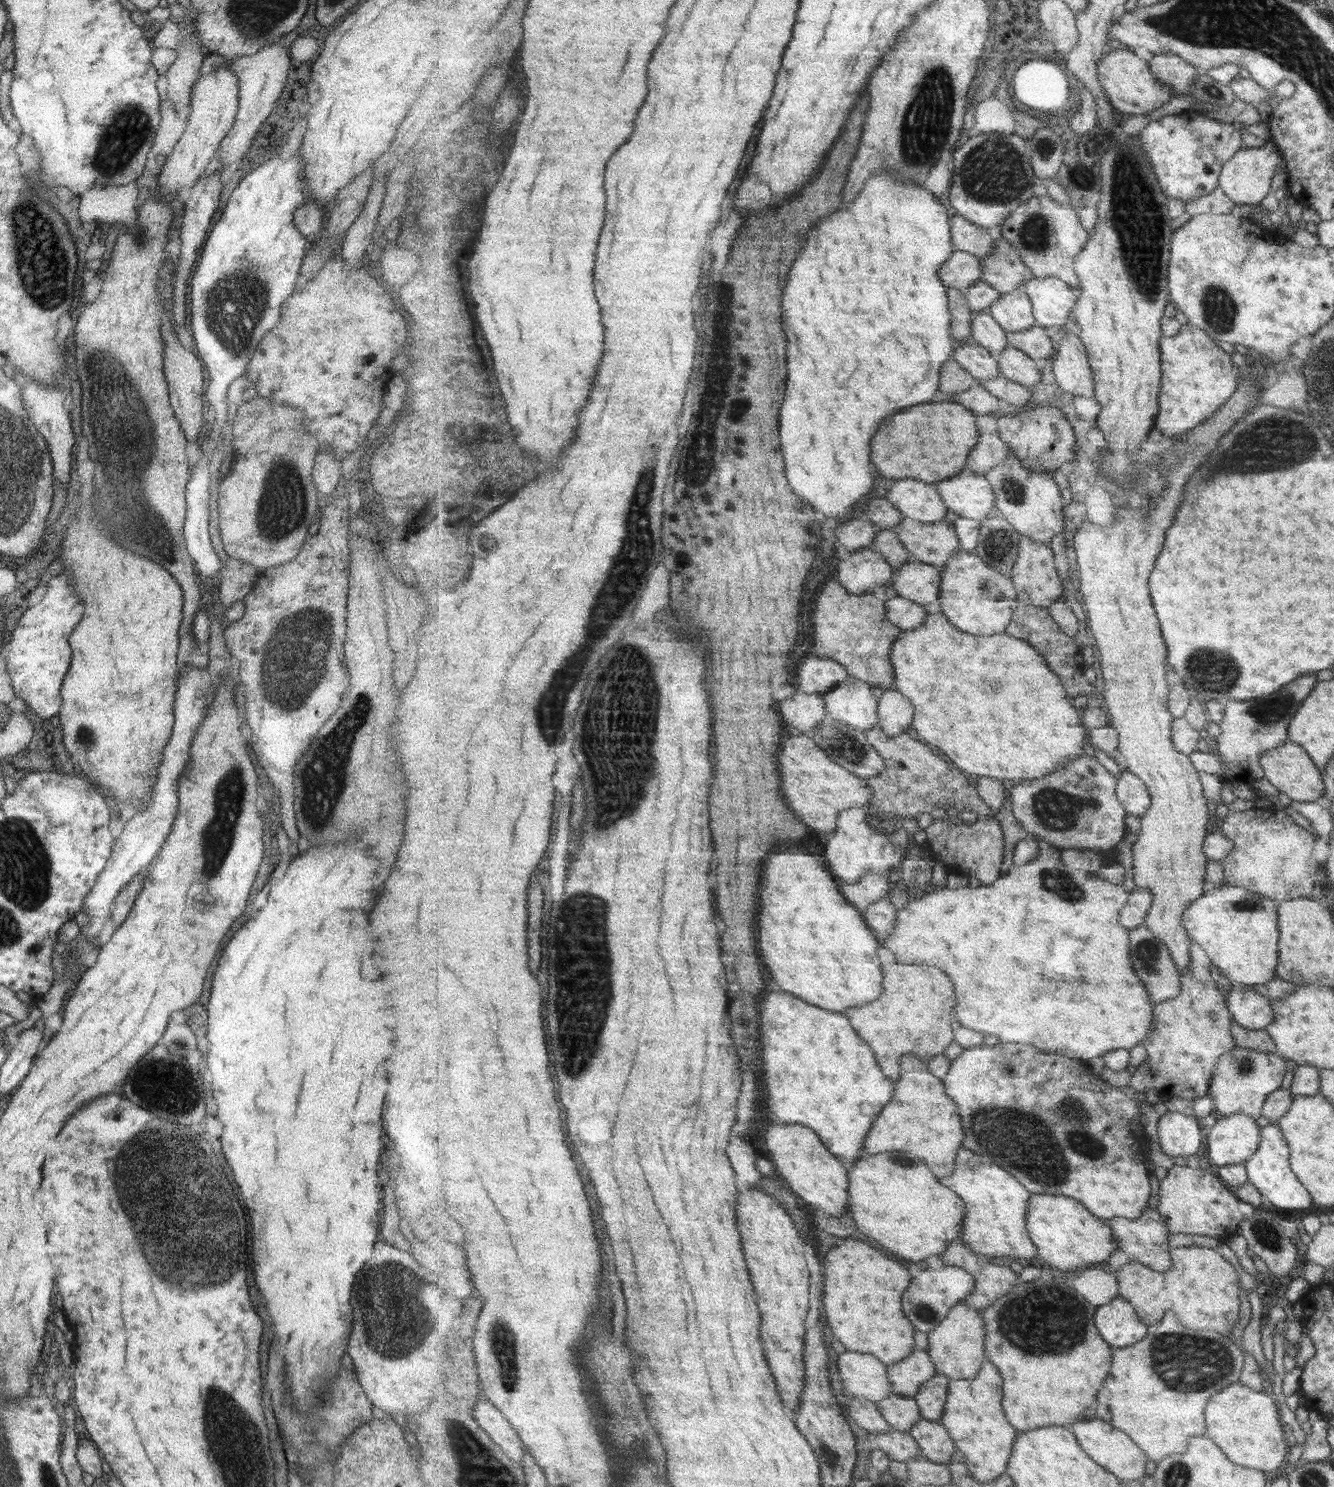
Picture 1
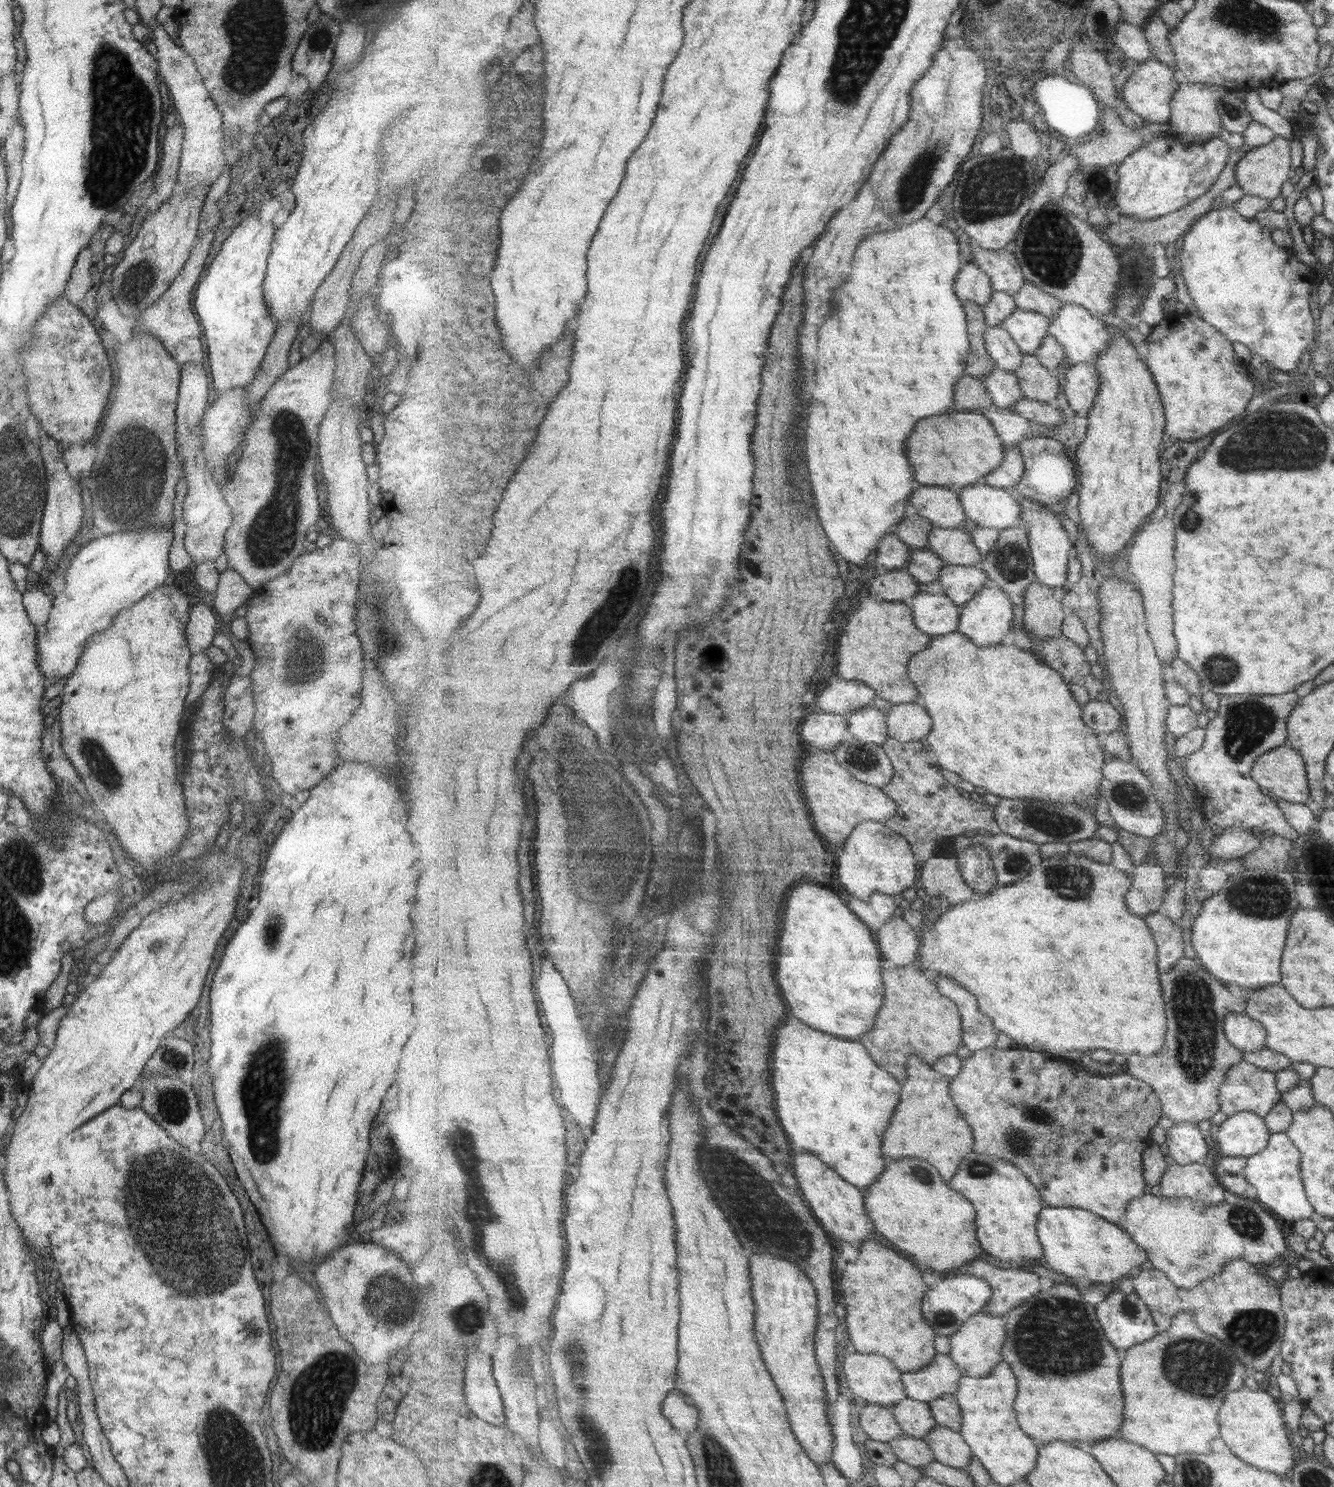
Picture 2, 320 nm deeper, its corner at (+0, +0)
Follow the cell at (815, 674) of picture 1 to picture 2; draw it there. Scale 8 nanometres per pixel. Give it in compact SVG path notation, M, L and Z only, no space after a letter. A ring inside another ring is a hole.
M831 676L824 688L817 692L817 705L829 714L851 716L854 710L874 705L878 694L873 687L859 680Z

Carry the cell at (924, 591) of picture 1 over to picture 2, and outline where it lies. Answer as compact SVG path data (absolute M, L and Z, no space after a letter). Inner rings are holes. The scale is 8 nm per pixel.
M945 564L939 580L945 595L960 608L973 601L986 584L991 584L989 575L981 566Z

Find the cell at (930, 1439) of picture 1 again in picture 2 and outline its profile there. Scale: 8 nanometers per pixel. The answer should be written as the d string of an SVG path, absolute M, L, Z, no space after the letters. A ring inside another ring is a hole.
M937 1424L923 1440L933 1450L936 1460L947 1466L966 1470L975 1456L964 1436L947 1426Z

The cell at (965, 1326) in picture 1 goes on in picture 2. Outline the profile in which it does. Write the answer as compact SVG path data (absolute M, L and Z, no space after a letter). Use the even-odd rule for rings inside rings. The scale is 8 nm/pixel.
M978 1312L970 1316L964 1325L950 1337L950 1352L953 1362L960 1368L964 1375L983 1378L989 1376L992 1370L1002 1362L1002 1350L1007 1338L1006 1318Z

